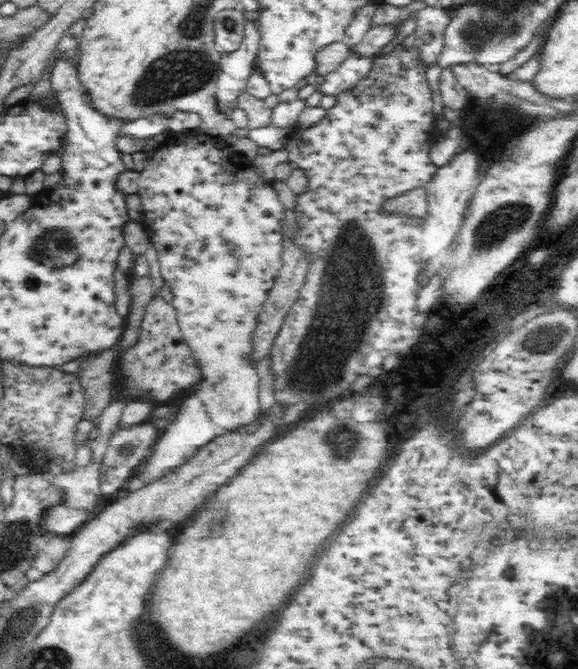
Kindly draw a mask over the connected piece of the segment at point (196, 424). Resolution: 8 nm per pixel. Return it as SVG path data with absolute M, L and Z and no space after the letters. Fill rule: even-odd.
M192 395L184 400L184 404L180 406L176 417L173 422L170 422L165 428L162 437L158 439L158 442L153 446L153 451L146 460L146 464L140 468L136 477L132 477L124 487L118 492L115 492L114 503L117 503L120 499L130 496L138 489L144 488L147 484L154 482L157 478L165 476L170 470L182 466L187 459L193 457L200 447L206 446L209 442L212 442L220 433L217 432L216 426L213 424L207 413L205 404L202 403L200 397Z

